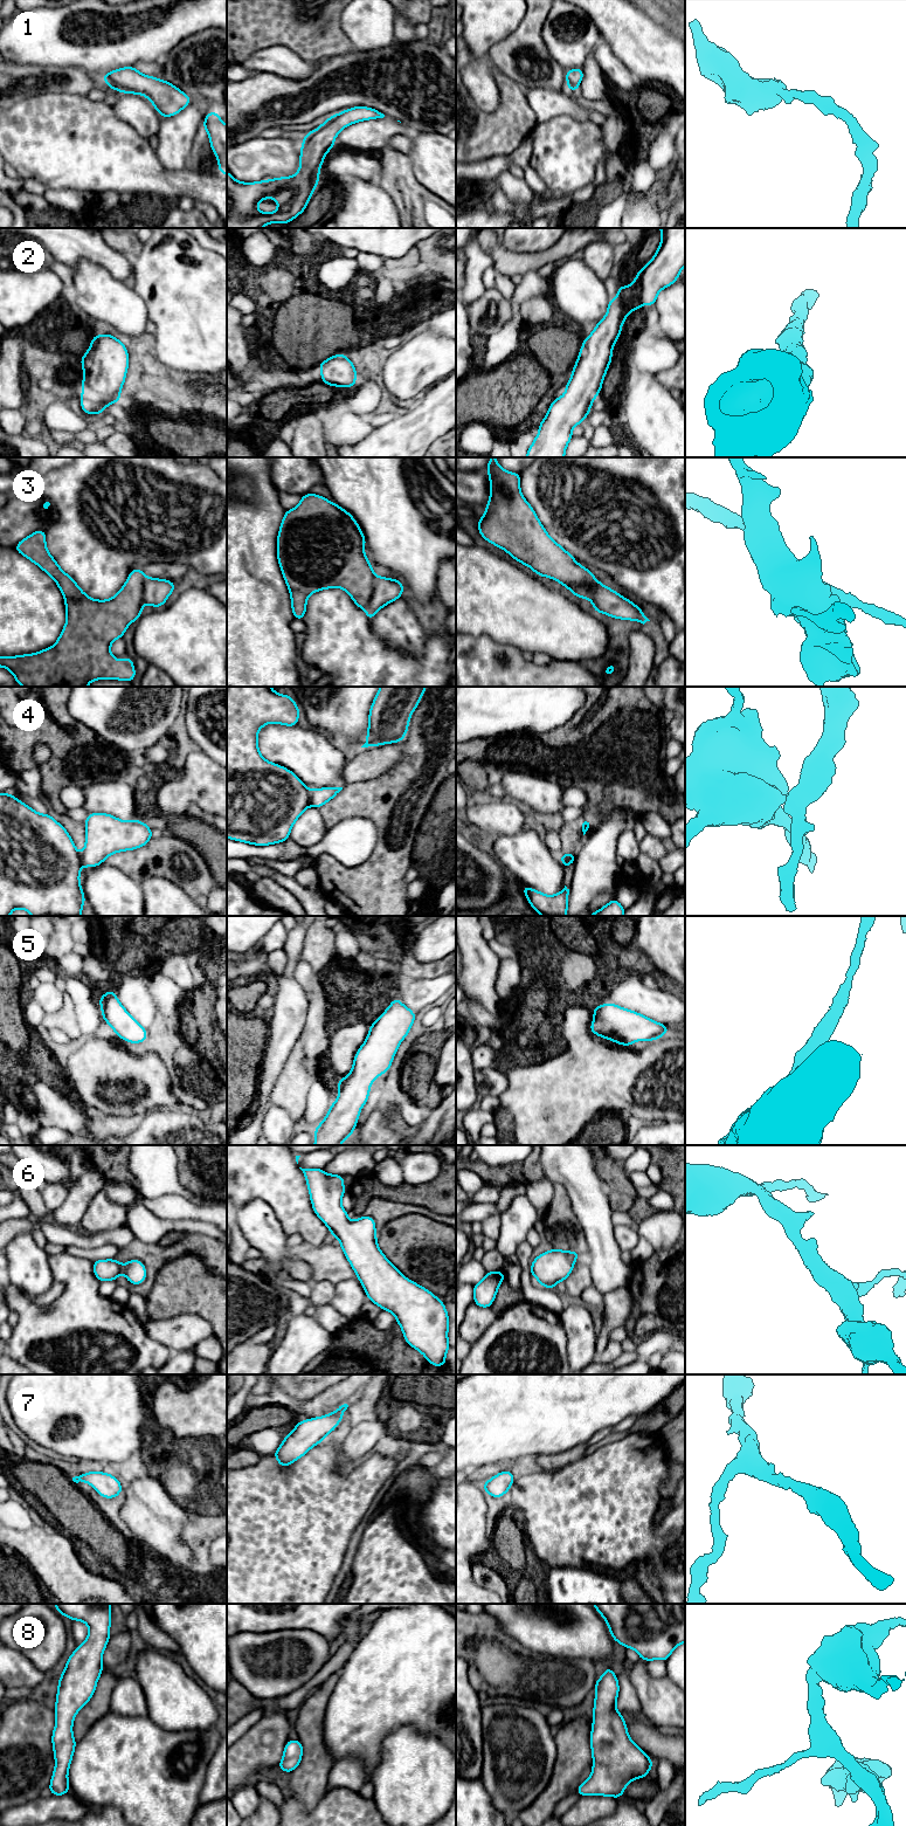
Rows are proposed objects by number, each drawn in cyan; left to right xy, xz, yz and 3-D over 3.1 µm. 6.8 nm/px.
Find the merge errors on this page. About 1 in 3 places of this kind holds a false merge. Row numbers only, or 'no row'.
4

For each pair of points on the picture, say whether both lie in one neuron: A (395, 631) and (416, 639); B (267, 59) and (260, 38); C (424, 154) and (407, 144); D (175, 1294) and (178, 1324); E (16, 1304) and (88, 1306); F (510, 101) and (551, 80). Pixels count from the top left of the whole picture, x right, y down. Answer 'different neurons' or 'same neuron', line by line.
A: same neuron
B: different neurons
C: different neurons
D: different neurons
E: same neuron
F: different neurons

